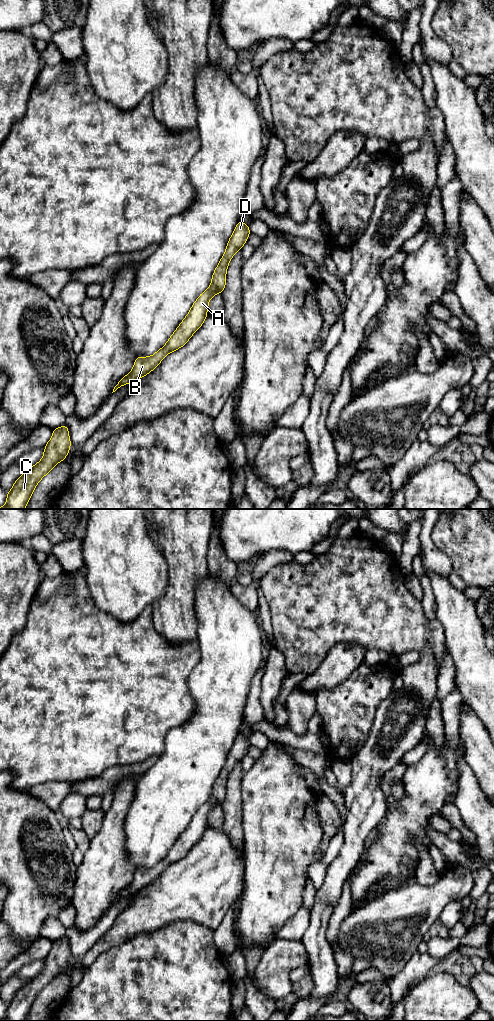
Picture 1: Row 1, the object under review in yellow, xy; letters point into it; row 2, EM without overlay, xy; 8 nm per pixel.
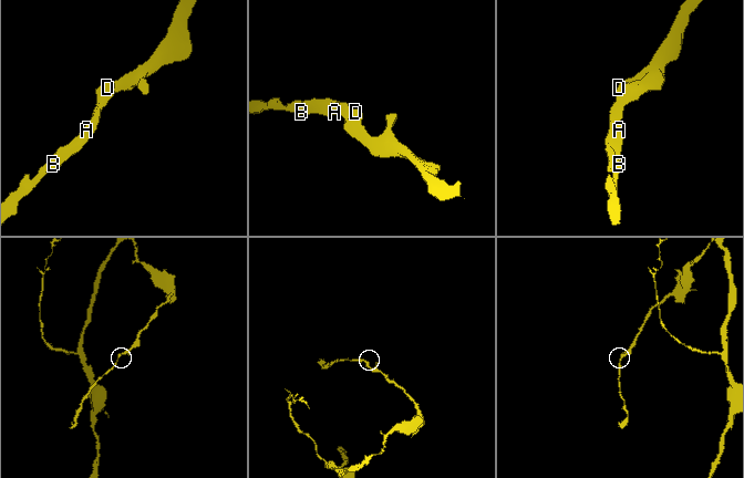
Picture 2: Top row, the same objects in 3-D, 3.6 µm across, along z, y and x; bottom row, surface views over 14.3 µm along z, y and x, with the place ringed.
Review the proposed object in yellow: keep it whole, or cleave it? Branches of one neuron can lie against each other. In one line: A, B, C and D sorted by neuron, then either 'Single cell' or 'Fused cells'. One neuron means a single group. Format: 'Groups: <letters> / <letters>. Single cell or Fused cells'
Groups: A B C D. Single cell

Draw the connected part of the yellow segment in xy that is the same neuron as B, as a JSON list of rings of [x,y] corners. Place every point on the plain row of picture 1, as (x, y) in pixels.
[[[239,733],[228,753],[225,766],[222,768],[213,785],[210,799],[200,806],[192,817],[189,825],[171,847],[168,854],[152,868],[137,869],[131,884],[117,895],[113,904],[121,898],[129,896],[131,893],[140,891],[150,885],[159,877],[166,867],[184,858],[190,849],[202,838],[207,829],[208,815],[210,811],[214,807],[222,805],[225,800],[226,783],[229,773],[238,762],[241,762],[246,755],[249,746],[250,741],[248,737]]]

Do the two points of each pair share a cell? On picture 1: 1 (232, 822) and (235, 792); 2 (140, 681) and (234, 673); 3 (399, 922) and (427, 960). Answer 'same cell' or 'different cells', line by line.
1: same cell
2: different cells
3: different cells

